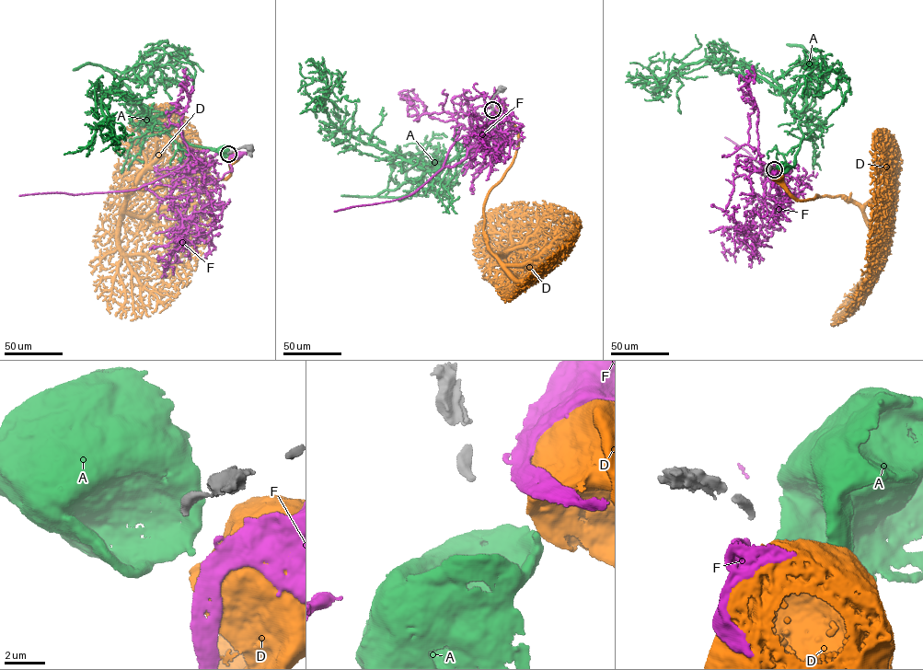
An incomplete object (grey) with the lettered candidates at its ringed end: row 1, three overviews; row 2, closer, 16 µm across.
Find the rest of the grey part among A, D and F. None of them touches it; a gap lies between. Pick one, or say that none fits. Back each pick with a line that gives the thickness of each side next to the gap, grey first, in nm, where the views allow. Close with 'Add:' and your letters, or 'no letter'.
Add: no letter

